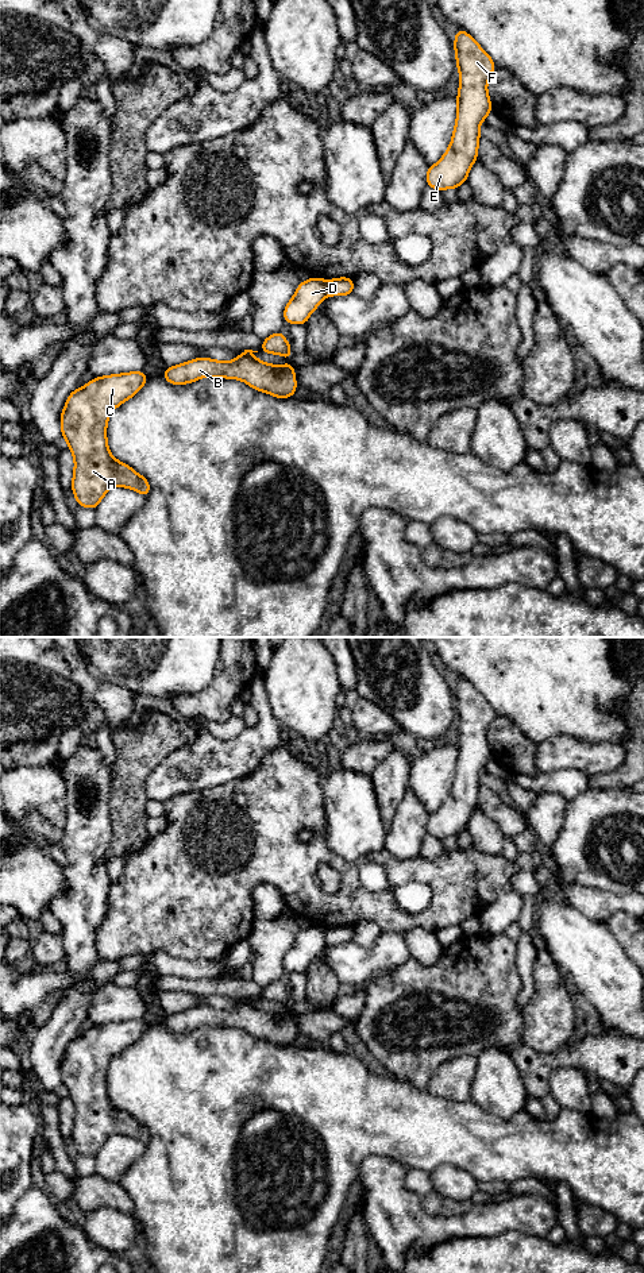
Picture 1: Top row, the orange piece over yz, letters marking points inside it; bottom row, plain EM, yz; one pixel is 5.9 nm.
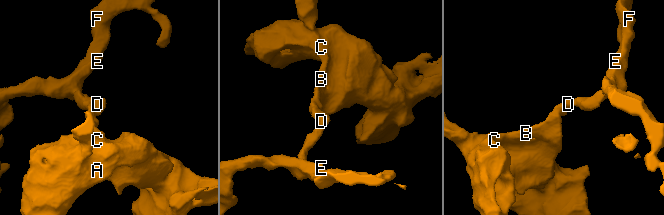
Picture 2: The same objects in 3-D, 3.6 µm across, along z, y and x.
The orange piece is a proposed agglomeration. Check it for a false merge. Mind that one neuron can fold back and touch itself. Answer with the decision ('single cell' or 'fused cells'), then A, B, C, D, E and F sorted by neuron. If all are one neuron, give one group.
fused cells | A B C D / E F

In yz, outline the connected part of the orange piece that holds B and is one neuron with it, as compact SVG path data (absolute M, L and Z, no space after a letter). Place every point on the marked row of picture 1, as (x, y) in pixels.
M244 350L230 362L213 360L211 358L196 358L186 363L167 367L163 378L171 385L192 383L203 377L231 378L246 382L255 390L265 391L275 398L286 398L296 394L294 367L269 364L252 356L252 350Z

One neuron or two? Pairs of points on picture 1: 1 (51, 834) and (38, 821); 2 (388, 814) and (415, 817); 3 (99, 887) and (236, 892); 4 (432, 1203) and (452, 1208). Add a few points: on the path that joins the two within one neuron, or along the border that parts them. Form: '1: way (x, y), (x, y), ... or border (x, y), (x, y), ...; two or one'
1: way (49, 832), (41, 824); one
2: border (409, 789), (400, 801), (392, 825), (386, 830); two
3: border (112, 883), (103, 918); two
4: way (438, 1206), (447, 1207); one

